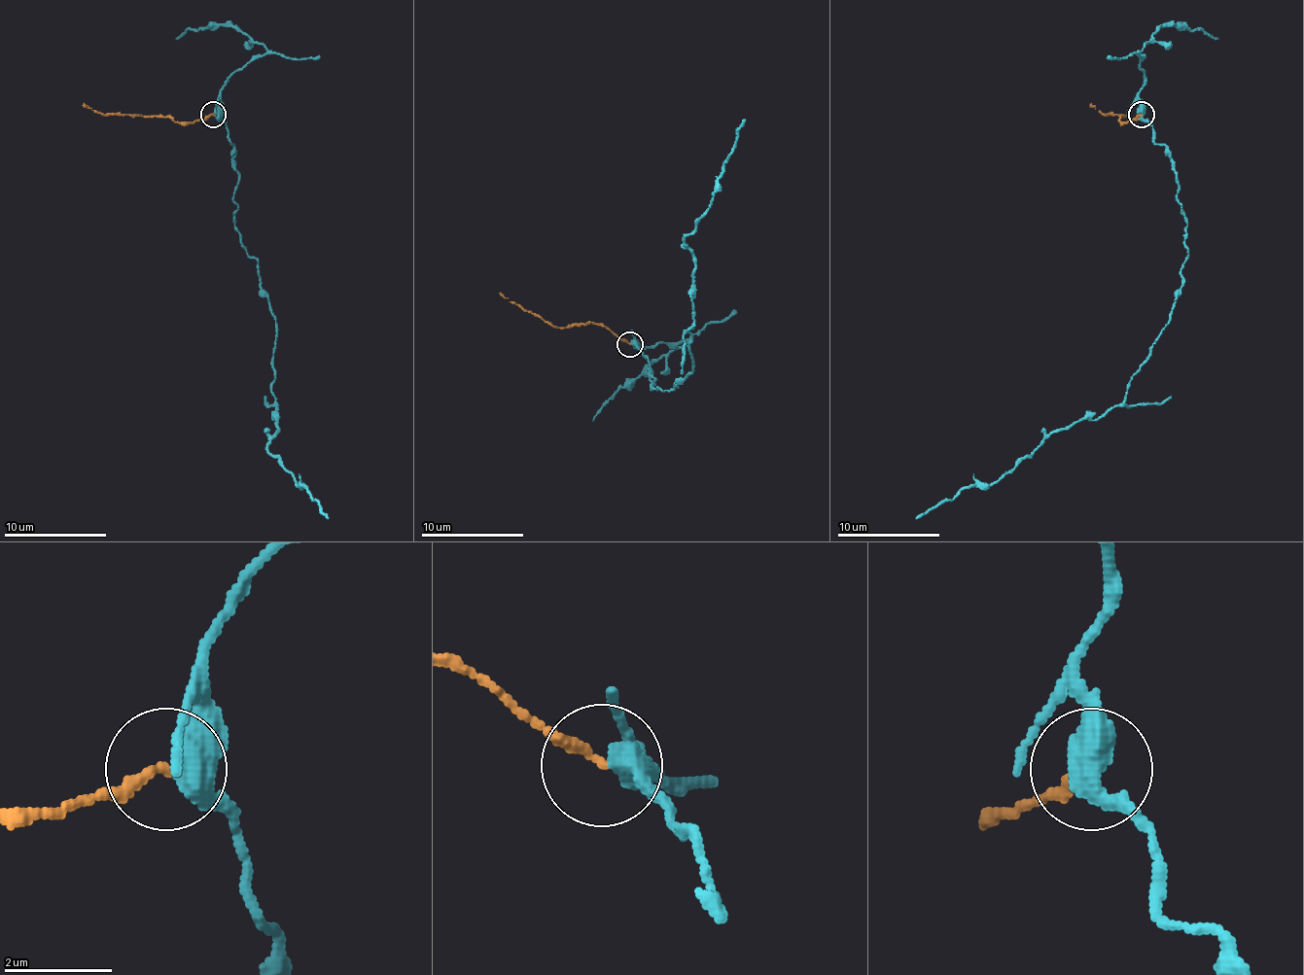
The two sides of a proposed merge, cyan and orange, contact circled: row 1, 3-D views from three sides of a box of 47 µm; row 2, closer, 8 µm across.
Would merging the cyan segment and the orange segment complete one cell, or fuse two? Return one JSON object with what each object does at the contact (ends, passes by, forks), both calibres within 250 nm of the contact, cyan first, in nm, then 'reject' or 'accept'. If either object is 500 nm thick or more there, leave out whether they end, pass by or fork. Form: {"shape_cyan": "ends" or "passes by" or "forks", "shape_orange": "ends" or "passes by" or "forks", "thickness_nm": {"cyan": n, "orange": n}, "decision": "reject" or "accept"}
{"shape_cyan": "passes by", "shape_orange": "ends", "thickness_nm": {"cyan": 480, "orange": 180}, "decision": "reject"}

